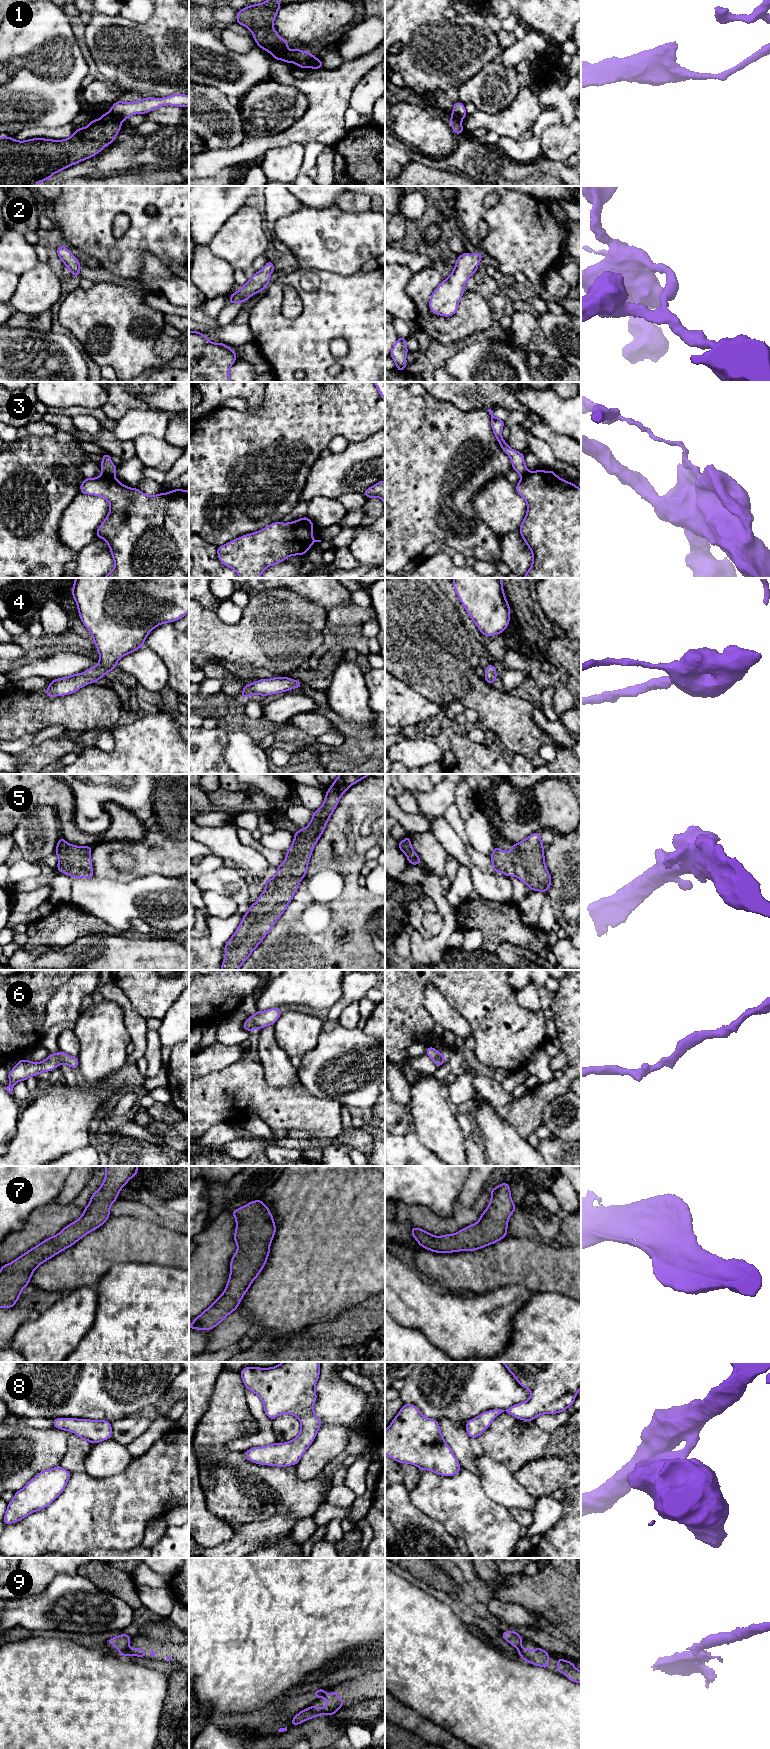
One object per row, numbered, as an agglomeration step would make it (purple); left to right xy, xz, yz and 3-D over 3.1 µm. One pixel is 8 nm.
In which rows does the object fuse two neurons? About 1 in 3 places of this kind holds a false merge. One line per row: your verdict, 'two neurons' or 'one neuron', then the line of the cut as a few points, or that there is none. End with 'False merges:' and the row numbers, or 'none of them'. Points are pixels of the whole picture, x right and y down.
1: two neurons; cut in xy along (109, 111), (119, 121)
2: one neuron; no cut
3: two neurons; cut in xy along (102, 474), (114, 476)
4: one neuron; no cut
5: one neuron; no cut
6: one neuron; no cut
7: one neuron; no cut
8: one neuron; no cut
9: two neurons; cut in xy along (128, 1647), (124, 1655)
False merges: 1, 3, 9

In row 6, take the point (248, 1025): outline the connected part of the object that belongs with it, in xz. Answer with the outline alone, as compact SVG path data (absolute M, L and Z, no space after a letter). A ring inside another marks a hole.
M274 1007L266 1011L258 1010L254 1015L248 1017L243 1024L246 1031L254 1031L276 1023L282 1014L280 1007Z

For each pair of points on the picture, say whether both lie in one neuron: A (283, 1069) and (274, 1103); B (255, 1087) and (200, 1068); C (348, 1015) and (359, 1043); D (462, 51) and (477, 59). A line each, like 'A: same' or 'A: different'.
A: different
B: different
C: different
D: same

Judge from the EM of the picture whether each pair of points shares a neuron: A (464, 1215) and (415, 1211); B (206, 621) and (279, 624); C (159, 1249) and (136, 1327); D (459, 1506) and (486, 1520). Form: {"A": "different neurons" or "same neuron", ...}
{"A": "same neuron", "B": "same neuron", "C": "different neurons", "D": "same neuron"}

